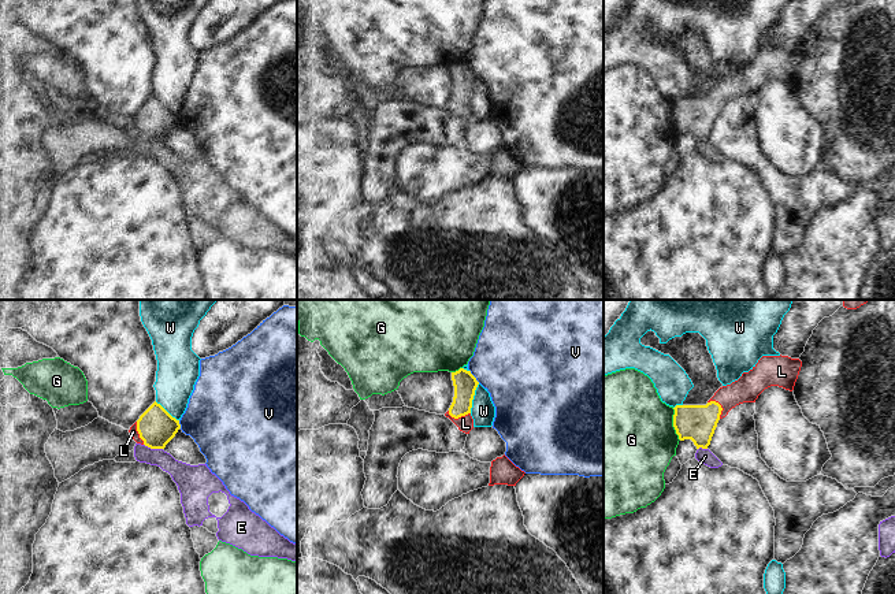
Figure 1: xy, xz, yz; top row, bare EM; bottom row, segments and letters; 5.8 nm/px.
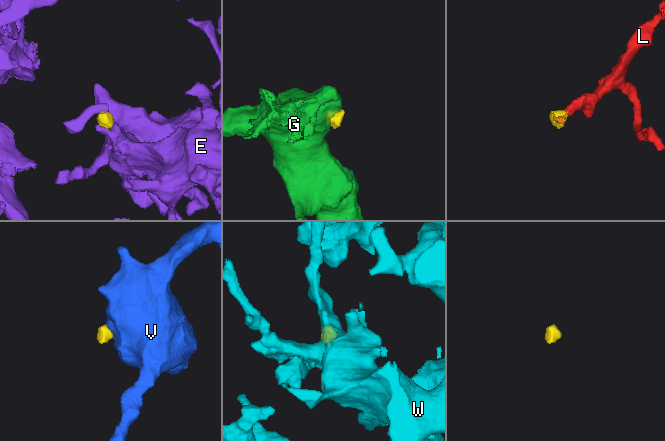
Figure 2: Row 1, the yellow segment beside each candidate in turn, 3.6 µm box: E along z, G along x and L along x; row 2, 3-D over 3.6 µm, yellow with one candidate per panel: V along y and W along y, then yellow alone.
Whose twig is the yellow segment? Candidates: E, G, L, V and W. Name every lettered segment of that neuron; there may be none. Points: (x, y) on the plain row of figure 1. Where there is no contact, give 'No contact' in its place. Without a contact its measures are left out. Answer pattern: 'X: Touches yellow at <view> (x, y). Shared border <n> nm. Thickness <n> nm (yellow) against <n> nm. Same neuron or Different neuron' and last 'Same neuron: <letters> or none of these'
E: Touches yellow at xy (153, 141). Shared border 120 nm. Thickness 220 nm (yellow) against 140 nm. Different neuron
G: Touches yellow at yz (673, 118). Shared border 200 nm. Thickness 200 nm (yellow) against 500 nm. Different neuron
L: Touches yellow at yz (720, 99). Shared border 130 nm. Thickness 200 nm (yellow) against 160 nm. Same neuron
V: Touches yellow at xz (474, 70). Shared border 100 nm. Thickness 140 nm (yellow) against 460 nm. Different neuron
W: Touches yellow at xz (472, 92). Shared border 190 nm. Thickness 140 nm (yellow) against 140 nm. Different neuron
Same neuron: L

